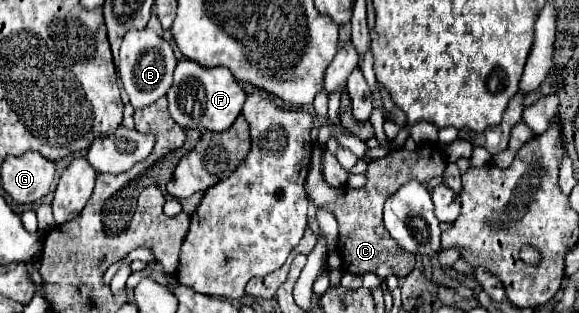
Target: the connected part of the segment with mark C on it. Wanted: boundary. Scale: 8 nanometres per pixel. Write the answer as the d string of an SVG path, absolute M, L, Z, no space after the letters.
M315 146L313 156L311 156L309 174L305 180L305 192L317 208L331 212L339 222L339 254L343 258L341 262L343 270L353 272L353 274L371 272L383 280L391 274L405 278L415 268L415 256L403 250L401 246L397 246L395 240L387 234L387 228L383 226L383 204L391 194L395 194L399 186L407 182L415 180L415 182L425 184L431 178L441 176L447 166L443 150L435 146L421 146L421 150L415 150L415 152L409 152L405 148L391 150L387 156L377 158L369 164L367 184L361 190L353 190L349 186L331 188L323 178L321 160L323 160L323 148Z

